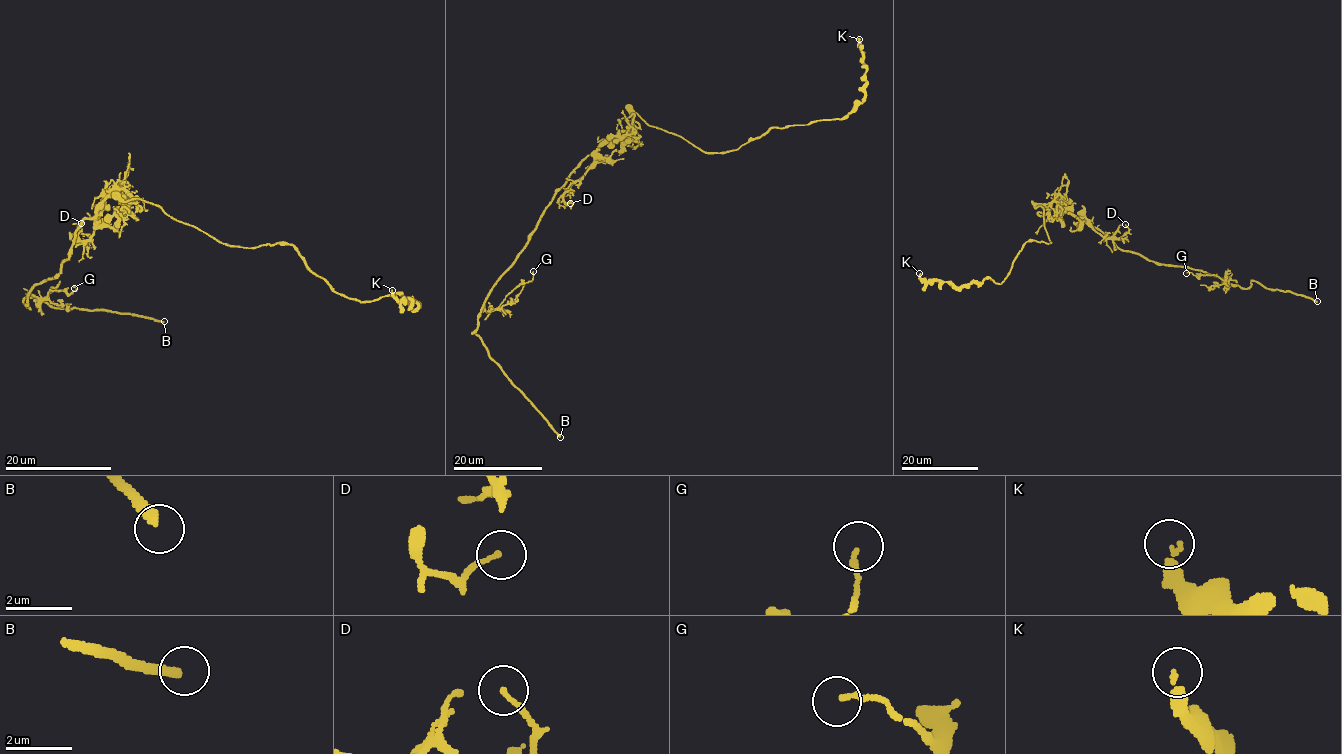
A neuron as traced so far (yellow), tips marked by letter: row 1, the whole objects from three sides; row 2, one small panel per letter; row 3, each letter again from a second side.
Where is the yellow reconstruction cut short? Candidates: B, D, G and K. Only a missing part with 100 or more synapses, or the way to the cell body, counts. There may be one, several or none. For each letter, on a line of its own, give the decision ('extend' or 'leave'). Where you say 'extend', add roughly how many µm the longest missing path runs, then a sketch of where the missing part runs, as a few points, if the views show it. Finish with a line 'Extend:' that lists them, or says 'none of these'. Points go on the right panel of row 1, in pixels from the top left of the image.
B: extend | 30 µm
D: leave
G: leave
K: leave
Extend: B

